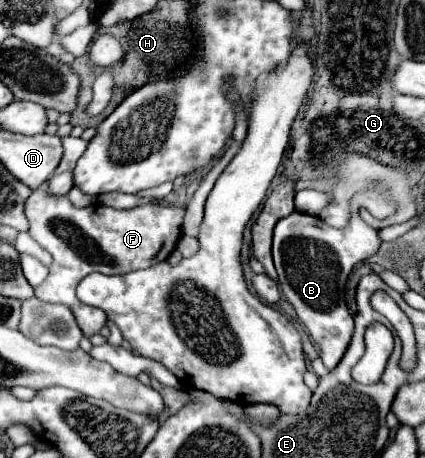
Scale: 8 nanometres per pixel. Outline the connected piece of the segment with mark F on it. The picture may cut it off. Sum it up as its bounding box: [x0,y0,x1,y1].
[25,181,185,337]

